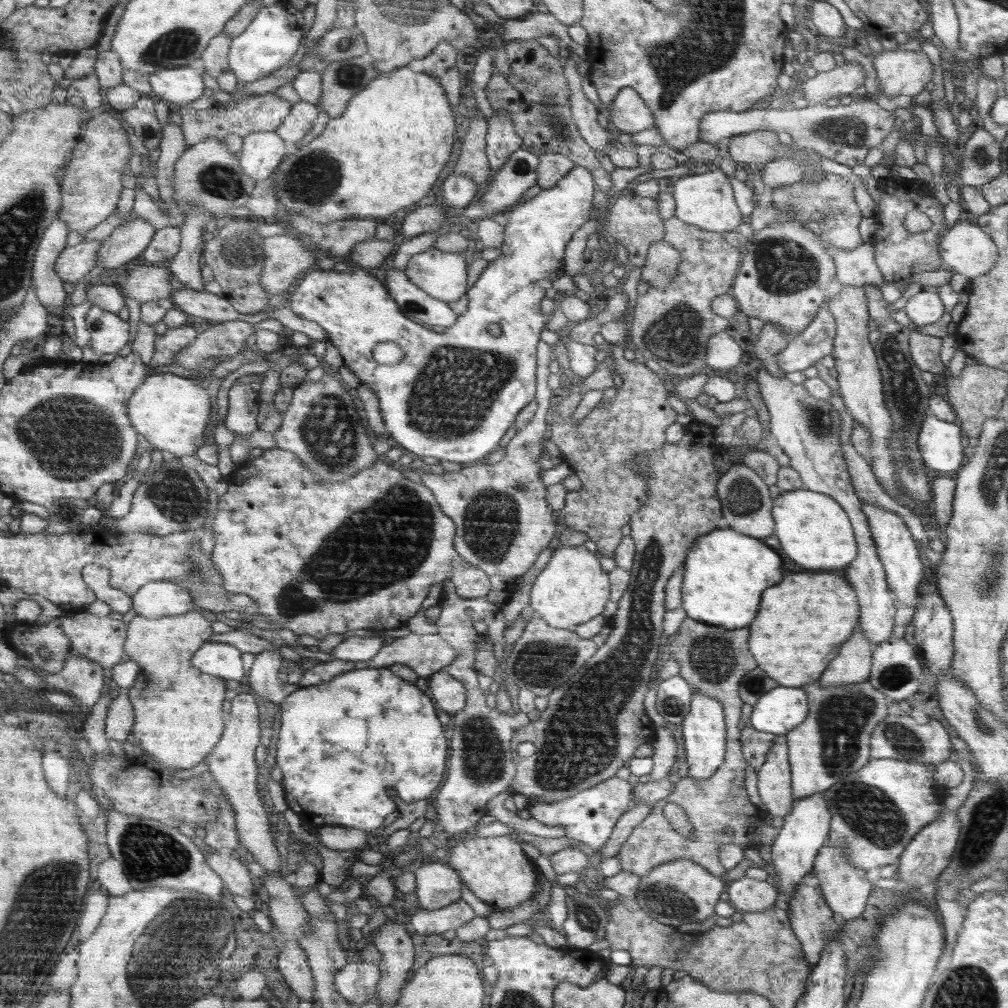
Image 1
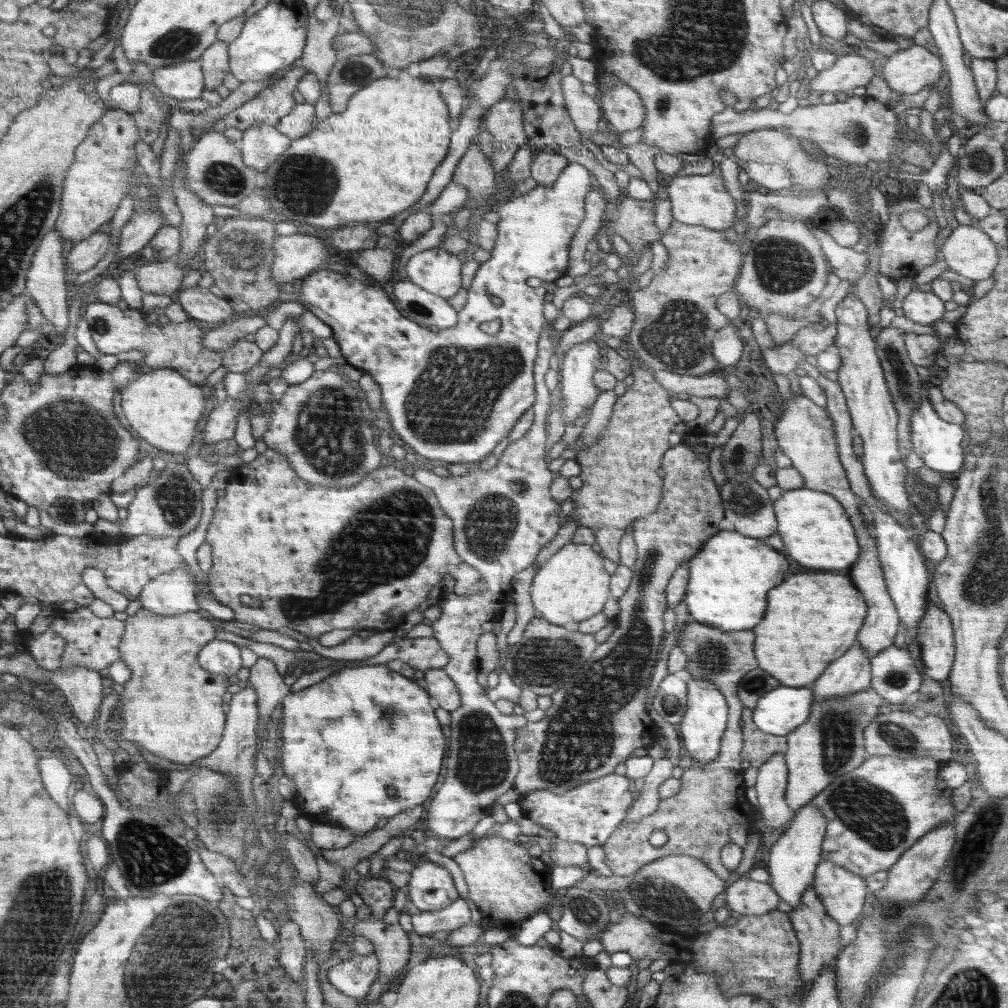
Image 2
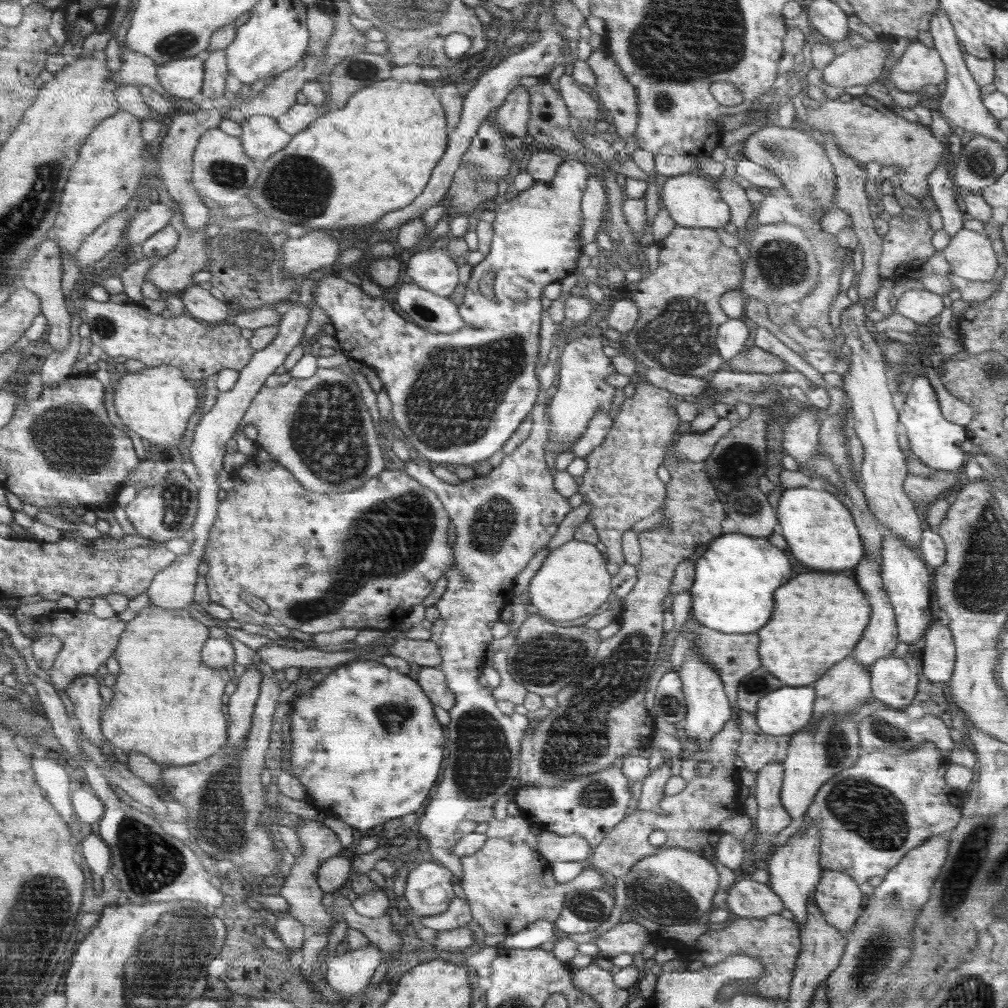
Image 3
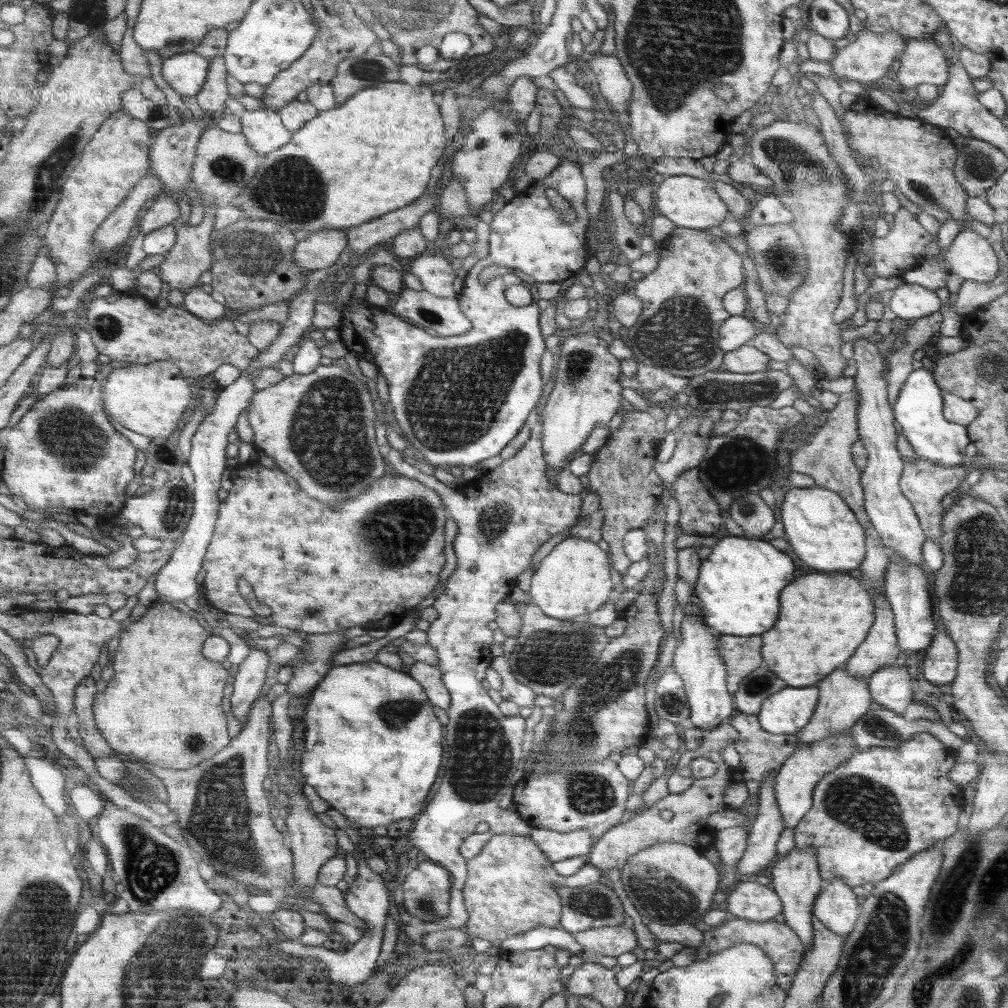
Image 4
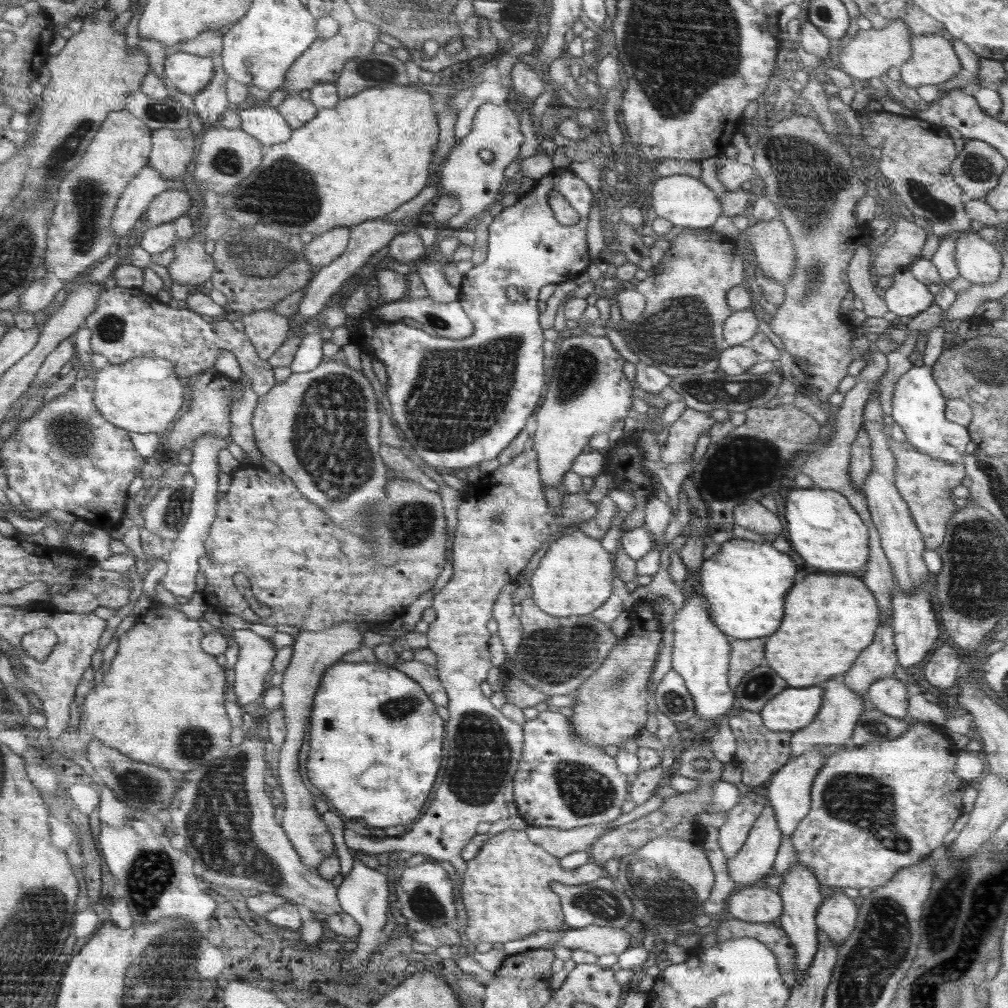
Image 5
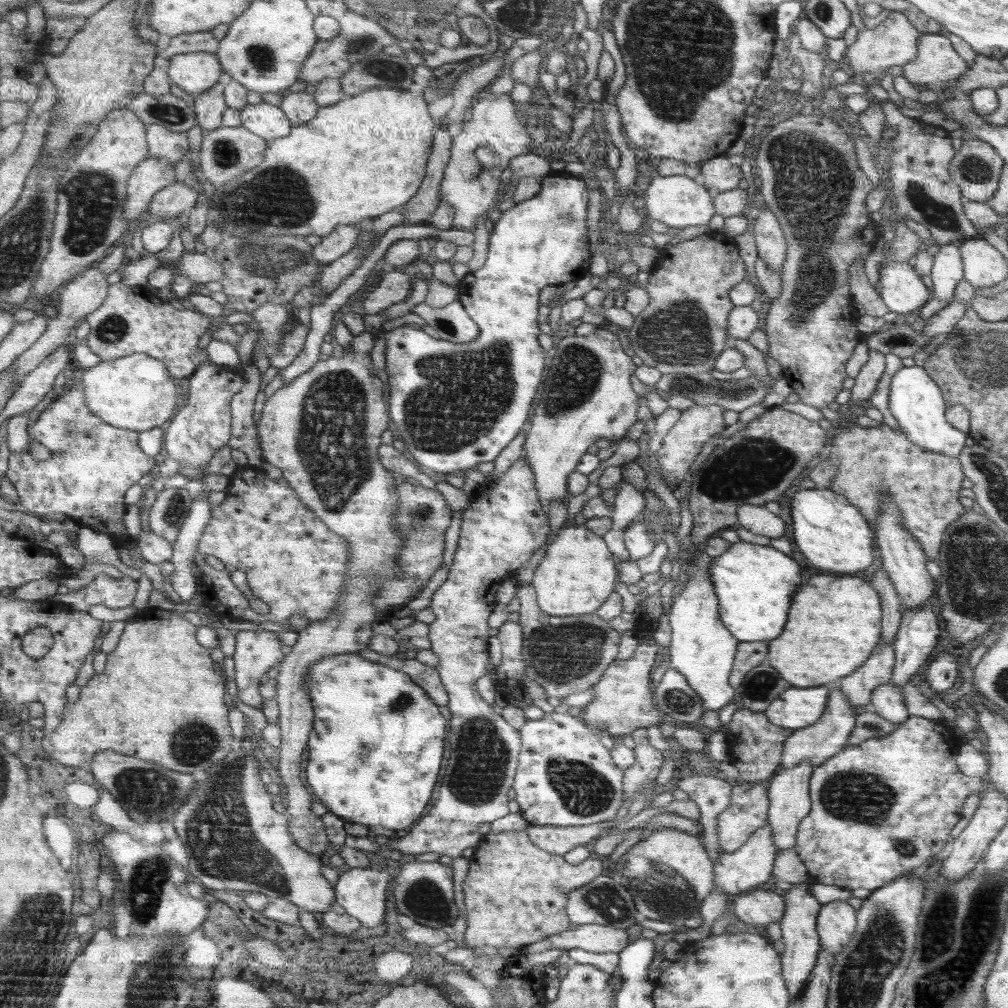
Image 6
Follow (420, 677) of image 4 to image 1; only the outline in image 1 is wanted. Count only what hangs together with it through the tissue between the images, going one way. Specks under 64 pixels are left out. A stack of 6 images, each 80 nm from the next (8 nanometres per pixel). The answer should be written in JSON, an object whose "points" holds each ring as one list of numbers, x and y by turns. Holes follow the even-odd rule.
{"points":[[441,670,432,674,428,682,431,697,438,703,440,710,454,715,465,708,468,695,463,682]]}

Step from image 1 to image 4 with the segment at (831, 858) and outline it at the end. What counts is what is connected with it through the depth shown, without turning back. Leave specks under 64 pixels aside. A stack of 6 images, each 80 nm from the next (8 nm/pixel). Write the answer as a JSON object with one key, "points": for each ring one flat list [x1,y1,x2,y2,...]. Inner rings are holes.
{"points":[[842,877,825,882,824,890,813,906,814,918,842,936,853,930,860,910,858,896,852,887,846,886]]}

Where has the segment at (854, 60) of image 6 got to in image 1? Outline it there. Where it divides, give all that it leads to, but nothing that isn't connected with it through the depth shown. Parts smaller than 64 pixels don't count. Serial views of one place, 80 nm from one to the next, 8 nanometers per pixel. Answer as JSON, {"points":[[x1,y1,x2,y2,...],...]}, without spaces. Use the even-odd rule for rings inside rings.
{"points":[[839,59,839,63,828,72,818,73,807,82,803,82,801,96,810,104,826,103,830,98,844,95,854,96,854,90,864,84,864,71,856,61]]}

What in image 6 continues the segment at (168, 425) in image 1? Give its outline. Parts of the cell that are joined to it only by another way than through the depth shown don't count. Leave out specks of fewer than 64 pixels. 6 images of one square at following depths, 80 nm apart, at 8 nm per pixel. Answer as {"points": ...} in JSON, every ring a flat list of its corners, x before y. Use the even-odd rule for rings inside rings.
{"points":[[135,353,112,361,102,361,93,368,81,370,78,383,85,386,85,398,92,414,112,426,146,432,152,426,164,428,178,402,176,384,164,362,148,354]]}

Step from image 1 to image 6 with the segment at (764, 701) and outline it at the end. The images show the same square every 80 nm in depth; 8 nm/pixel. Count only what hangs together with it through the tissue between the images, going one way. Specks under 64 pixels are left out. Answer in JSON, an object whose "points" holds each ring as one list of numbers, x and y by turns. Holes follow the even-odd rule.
{"points":[[830,686,790,688,778,695,763,712,770,724,796,729,813,725,825,712]]}

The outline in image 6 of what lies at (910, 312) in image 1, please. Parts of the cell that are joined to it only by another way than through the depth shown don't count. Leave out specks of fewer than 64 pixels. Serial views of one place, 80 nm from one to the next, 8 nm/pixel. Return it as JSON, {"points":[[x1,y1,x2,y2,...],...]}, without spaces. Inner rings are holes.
{"points":[[882,261,878,284,879,295,893,313,906,314,918,310,932,297,911,261]]}

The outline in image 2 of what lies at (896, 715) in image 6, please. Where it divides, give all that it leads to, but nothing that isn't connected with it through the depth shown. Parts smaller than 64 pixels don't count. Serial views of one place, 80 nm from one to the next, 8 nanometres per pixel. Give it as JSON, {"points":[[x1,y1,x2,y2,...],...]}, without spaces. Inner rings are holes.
{"points":[[892,644,871,658,871,687,889,704,902,704,919,689,920,682,907,646]]}

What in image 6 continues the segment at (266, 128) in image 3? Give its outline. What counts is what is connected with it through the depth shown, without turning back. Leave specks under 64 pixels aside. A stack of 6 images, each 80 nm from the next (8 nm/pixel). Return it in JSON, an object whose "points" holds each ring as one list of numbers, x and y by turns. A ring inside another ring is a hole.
{"points":[[265,102,247,104,240,110,241,126,260,135,267,142,284,138,292,131,292,123,281,107]]}

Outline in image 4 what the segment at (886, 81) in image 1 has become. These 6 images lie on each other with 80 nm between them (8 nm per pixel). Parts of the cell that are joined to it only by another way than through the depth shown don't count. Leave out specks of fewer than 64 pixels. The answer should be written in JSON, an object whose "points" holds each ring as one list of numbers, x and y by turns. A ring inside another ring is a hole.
{"points":[[923,37,909,39,906,43,896,73,898,82,912,92,919,84,946,84,949,62,939,44]]}

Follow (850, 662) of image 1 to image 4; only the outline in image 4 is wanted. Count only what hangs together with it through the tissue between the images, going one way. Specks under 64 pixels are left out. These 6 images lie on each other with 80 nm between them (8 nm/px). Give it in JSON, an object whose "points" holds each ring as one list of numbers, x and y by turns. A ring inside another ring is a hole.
{"points":[[840,666,840,670,830,674,830,678,824,678,815,685,820,691,820,700,817,702,812,720,796,734,798,743,810,744,824,737,847,733,863,714,874,707,868,683,853,677,846,670,846,666]]}

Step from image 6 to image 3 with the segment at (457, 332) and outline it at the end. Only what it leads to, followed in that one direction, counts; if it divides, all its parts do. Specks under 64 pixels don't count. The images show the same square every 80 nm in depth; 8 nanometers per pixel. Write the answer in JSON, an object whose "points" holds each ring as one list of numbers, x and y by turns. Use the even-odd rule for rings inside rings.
{"points":[[402,284,396,294,396,304,404,312,404,318,410,318,410,322,432,334,456,333,468,325,452,299,424,290,417,284]]}

